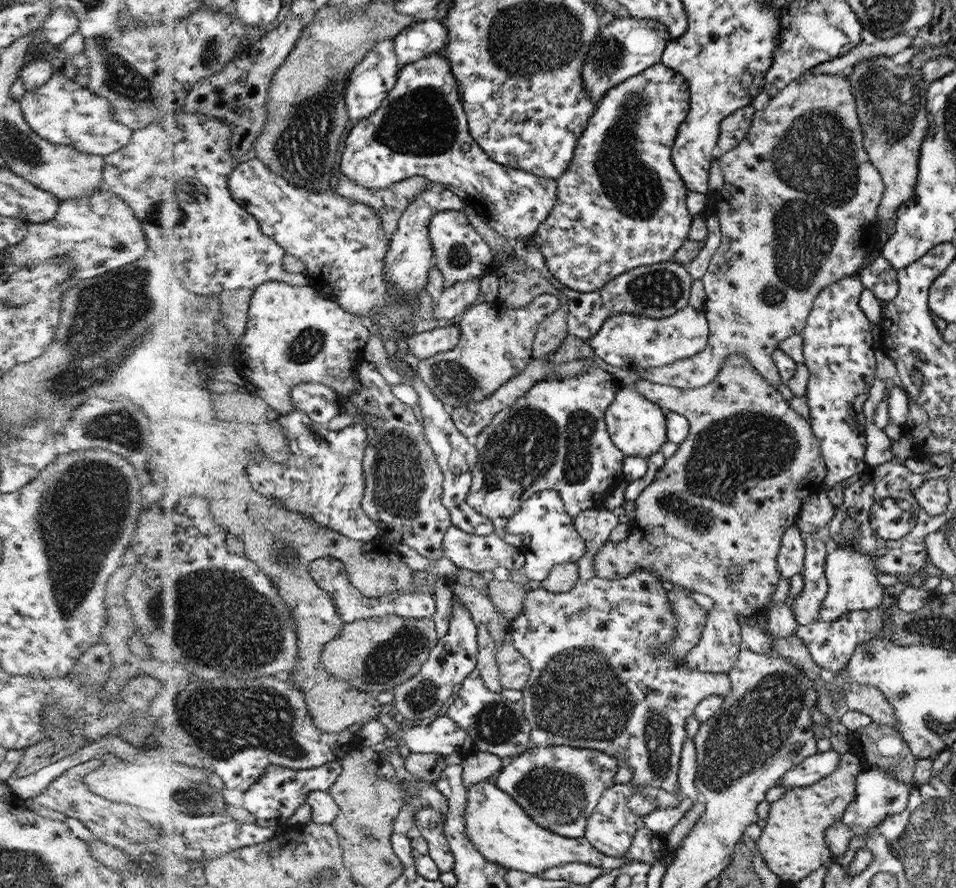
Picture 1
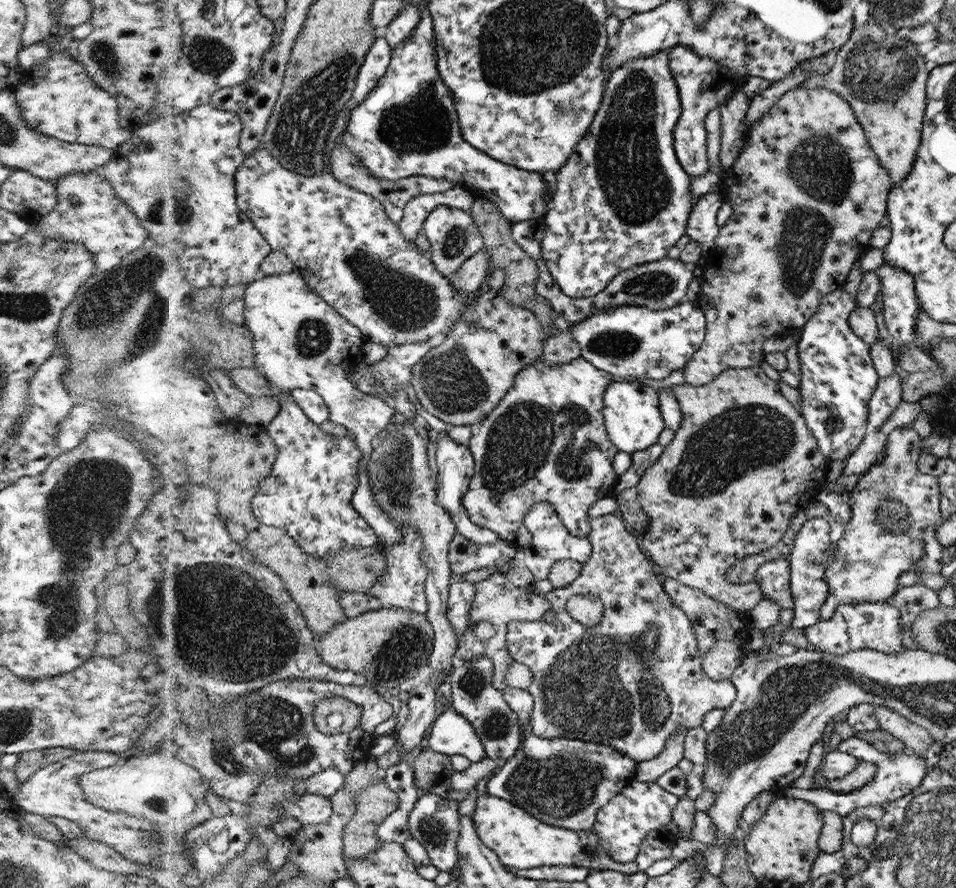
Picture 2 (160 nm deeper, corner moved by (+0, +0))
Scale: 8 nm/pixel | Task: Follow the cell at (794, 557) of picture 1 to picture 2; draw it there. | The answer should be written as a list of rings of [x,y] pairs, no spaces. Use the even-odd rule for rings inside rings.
[[[790,558],[776,559],[762,564],[756,571],[755,581],[763,589],[763,598],[769,598],[784,608],[793,608],[789,573]]]

